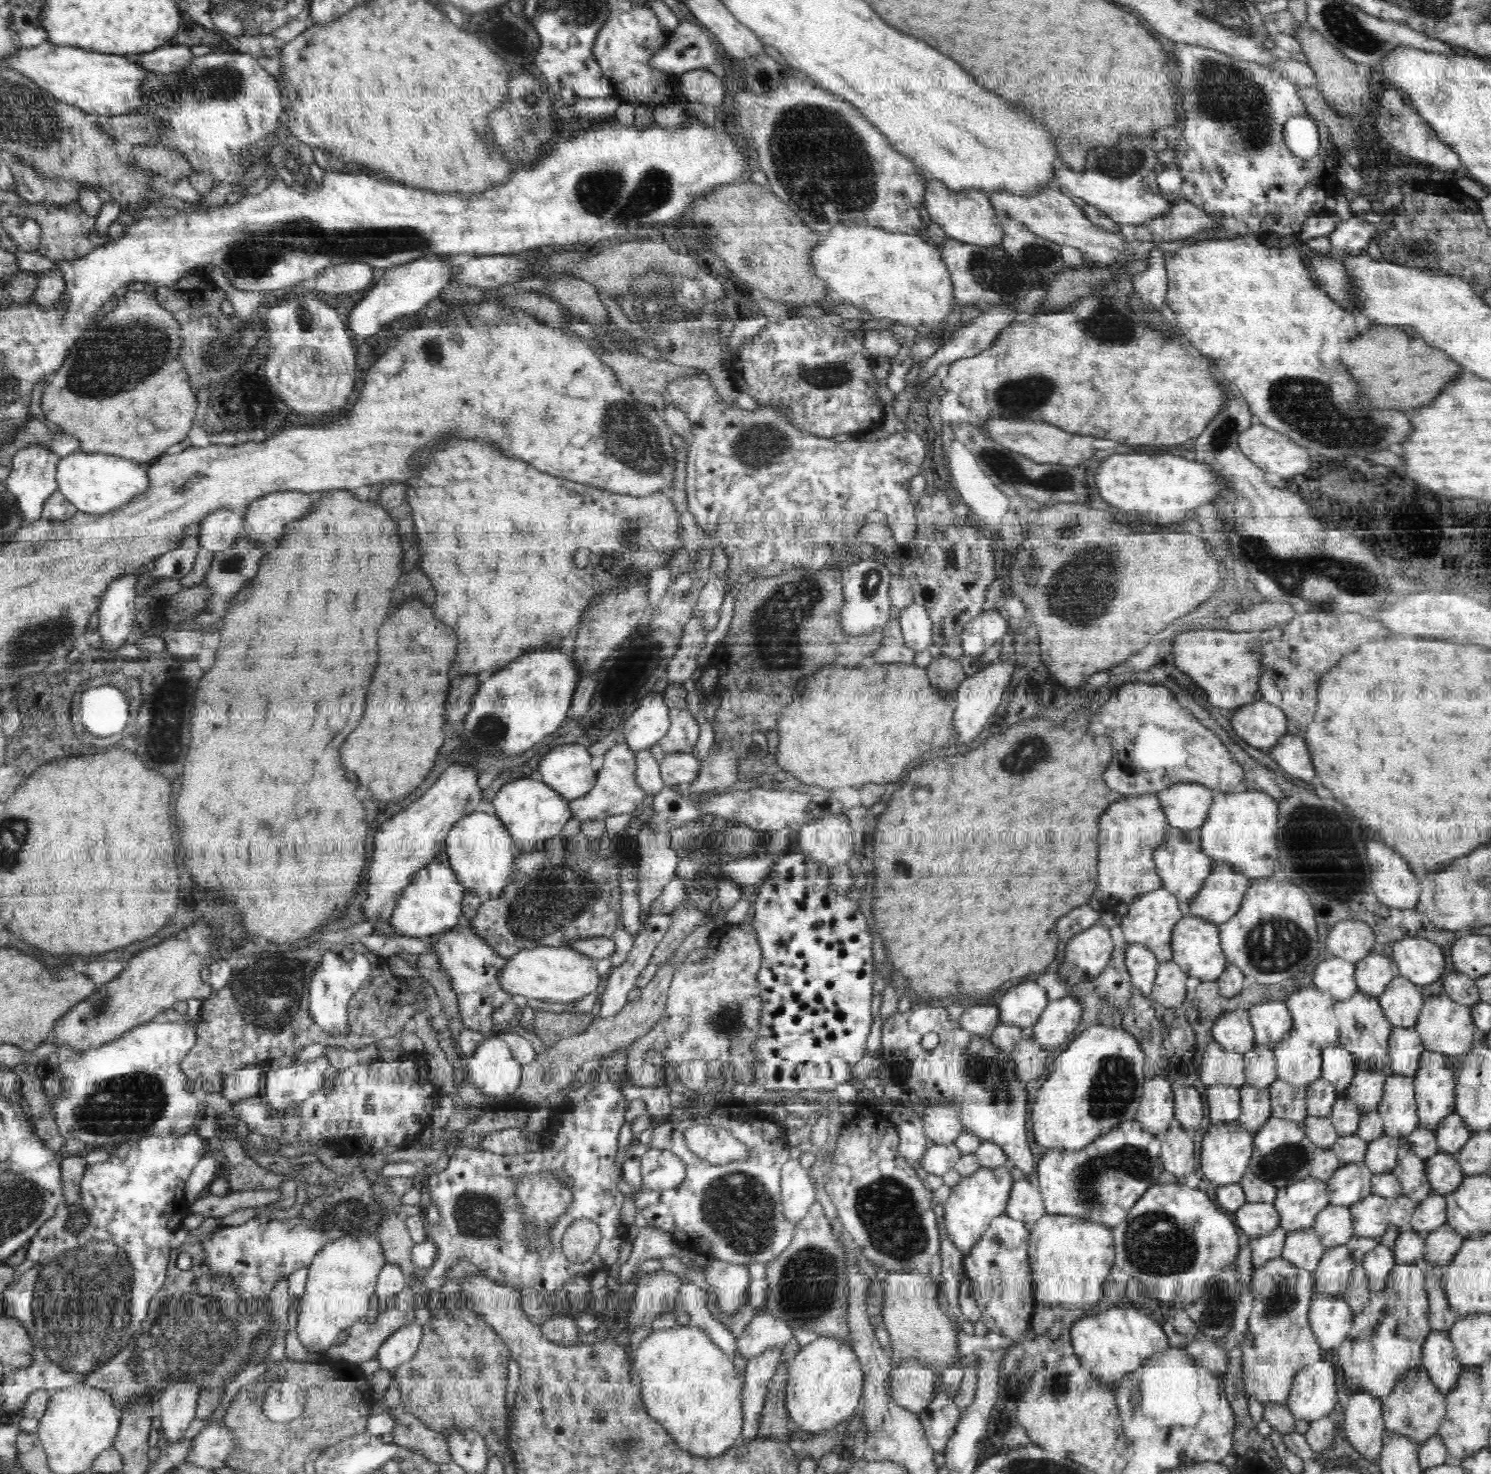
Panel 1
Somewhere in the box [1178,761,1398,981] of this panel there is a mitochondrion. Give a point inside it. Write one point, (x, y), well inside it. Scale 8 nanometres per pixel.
(1275, 944)

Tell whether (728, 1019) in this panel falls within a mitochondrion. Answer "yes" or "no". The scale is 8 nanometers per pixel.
yes

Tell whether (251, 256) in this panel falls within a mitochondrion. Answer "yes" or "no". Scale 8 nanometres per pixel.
yes

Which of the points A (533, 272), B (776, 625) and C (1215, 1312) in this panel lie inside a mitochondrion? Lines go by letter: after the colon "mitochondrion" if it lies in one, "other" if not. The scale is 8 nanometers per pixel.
A: other
B: mitochondrion
C: mitochondrion

